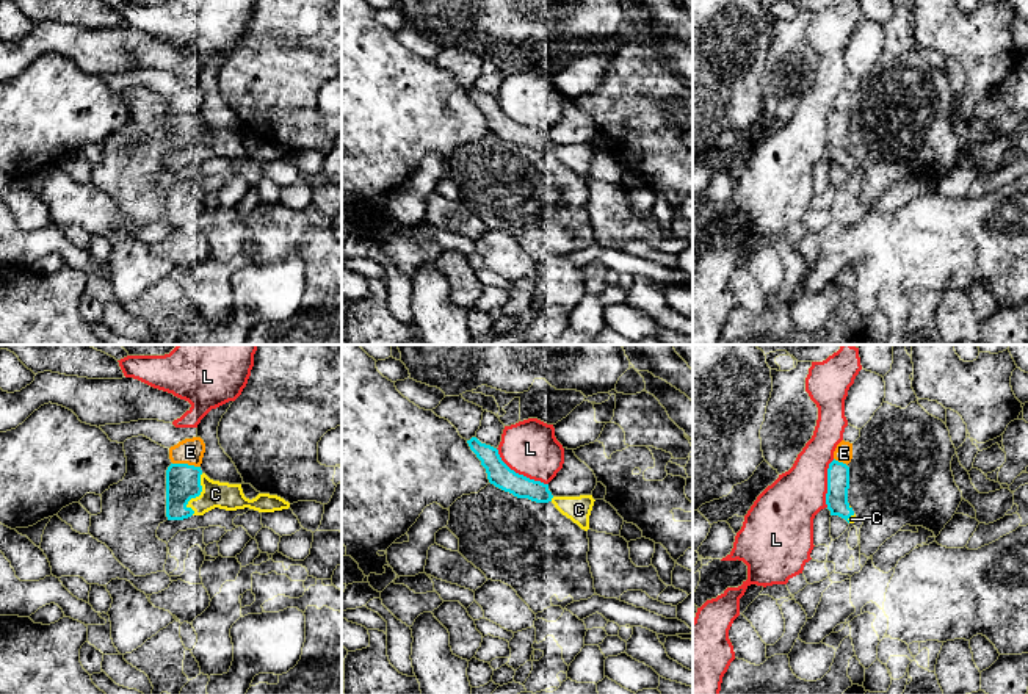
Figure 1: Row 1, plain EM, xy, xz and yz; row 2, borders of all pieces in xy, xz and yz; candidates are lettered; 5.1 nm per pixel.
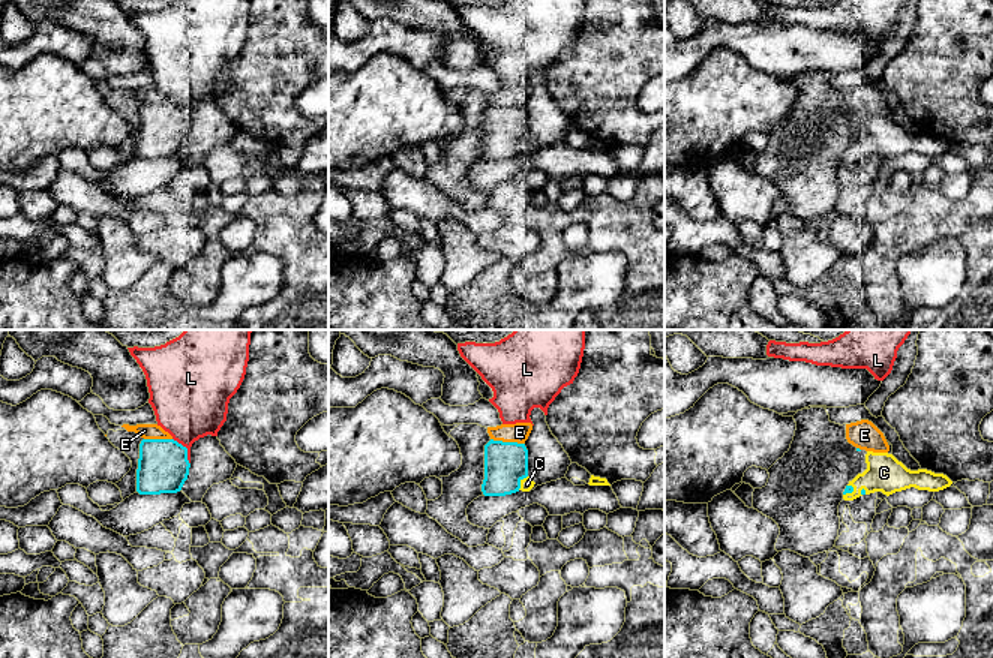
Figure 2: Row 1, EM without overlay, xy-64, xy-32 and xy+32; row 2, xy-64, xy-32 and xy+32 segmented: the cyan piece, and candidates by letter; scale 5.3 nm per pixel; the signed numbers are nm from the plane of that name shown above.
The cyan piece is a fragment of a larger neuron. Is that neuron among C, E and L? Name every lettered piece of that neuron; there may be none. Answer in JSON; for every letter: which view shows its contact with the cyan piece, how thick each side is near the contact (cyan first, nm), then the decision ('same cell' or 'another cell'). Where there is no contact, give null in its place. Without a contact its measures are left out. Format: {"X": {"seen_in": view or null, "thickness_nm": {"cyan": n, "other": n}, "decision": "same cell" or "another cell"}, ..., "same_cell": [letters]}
{"C": {"seen_in": "xy", "thickness_nm": {"cyan": 180, "other": 140}, "decision": "same cell"}, "E": {"seen_in": "xy", "thickness_nm": {"cyan": 180, "other": 130}, "decision": "another cell"}, "L": {"seen_in": "xz", "thickness_nm": {"cyan": 120, "other": 280}, "decision": "another cell"}, "same_cell": ["C"]}

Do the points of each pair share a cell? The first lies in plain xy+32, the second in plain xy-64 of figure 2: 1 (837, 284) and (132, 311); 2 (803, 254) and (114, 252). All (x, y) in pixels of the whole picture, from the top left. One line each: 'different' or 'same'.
1: same
2: same

